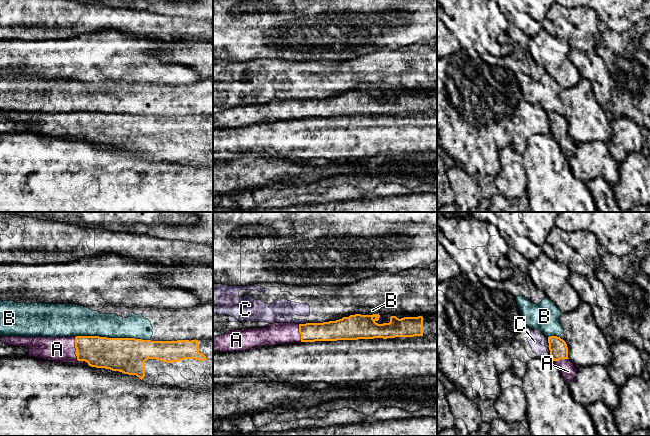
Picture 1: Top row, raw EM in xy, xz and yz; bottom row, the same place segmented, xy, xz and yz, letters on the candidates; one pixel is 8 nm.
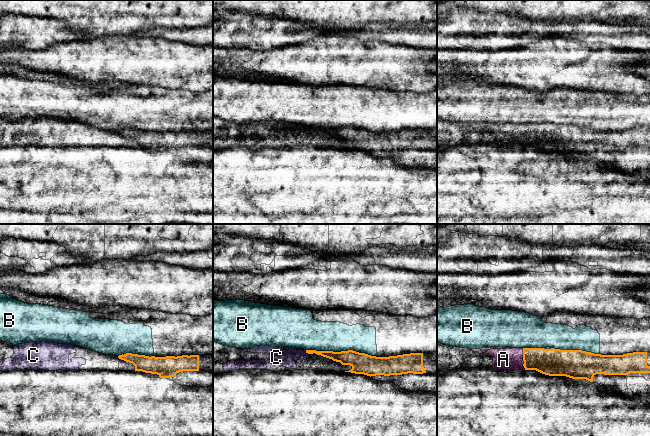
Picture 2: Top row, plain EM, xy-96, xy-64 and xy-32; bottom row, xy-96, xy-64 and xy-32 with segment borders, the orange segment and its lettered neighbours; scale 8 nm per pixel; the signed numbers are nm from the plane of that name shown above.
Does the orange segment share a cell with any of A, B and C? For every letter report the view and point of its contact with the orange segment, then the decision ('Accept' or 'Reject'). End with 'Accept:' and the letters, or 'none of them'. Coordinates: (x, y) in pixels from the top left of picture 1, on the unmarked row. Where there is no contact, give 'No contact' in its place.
A: Touches orange at xy (75, 129). Accept
B: Touches orange at xy (112, 114). Reject
C: Touches orange at xz (303, 100). Reject
Accept: A

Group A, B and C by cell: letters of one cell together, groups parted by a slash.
A / B / C

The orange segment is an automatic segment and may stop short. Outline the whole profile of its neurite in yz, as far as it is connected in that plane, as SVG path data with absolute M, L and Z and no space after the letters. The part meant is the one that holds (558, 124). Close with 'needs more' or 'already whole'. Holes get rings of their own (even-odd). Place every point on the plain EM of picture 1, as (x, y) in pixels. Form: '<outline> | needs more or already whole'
M557 112L548 113L550 133L559 144L562 153L570 159L577 151L578 144L568 134L568 123L566 118Z | needs more

